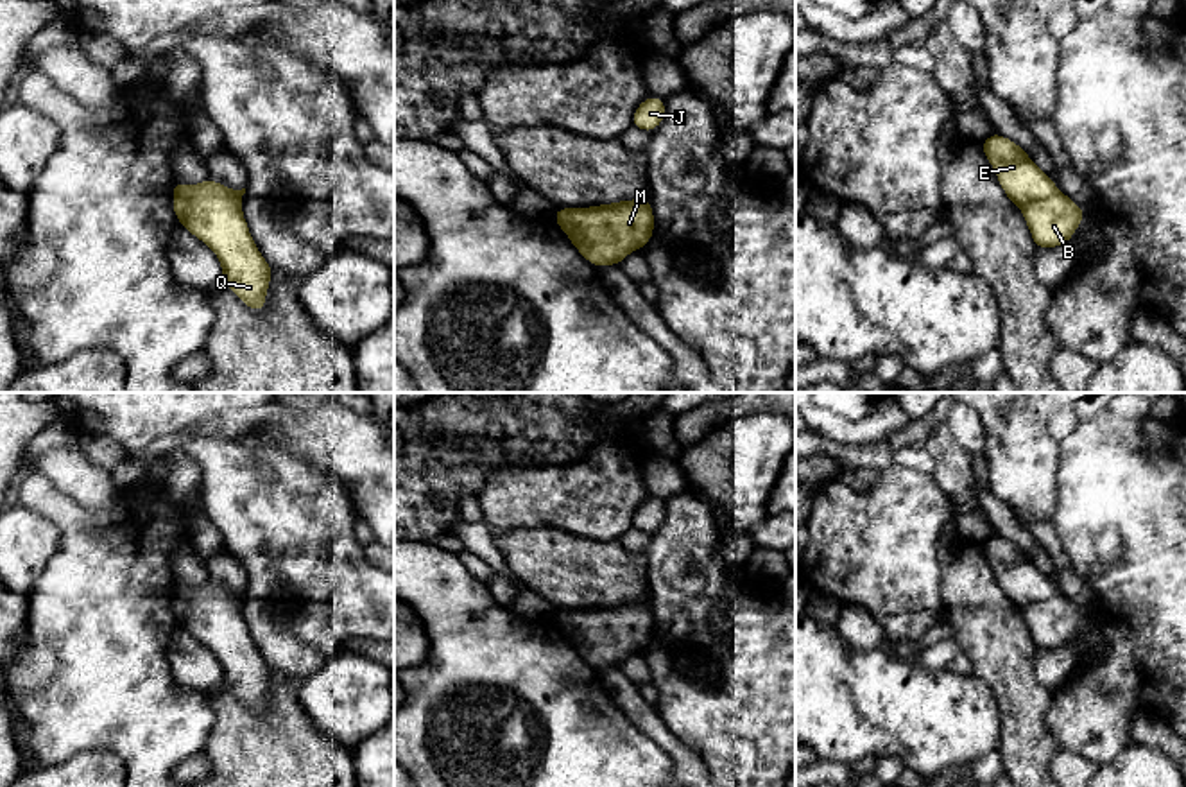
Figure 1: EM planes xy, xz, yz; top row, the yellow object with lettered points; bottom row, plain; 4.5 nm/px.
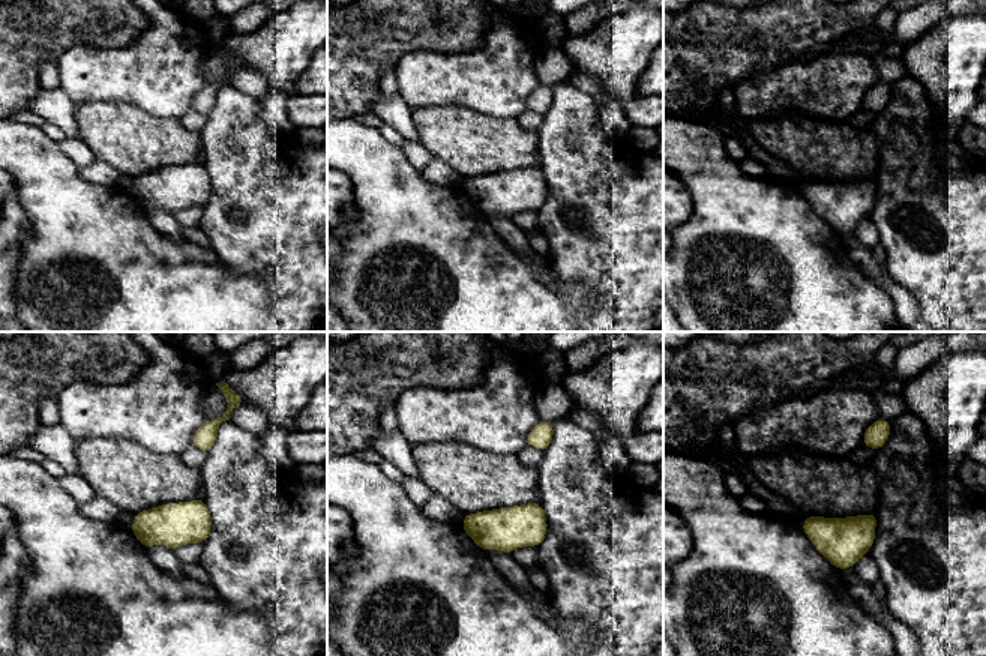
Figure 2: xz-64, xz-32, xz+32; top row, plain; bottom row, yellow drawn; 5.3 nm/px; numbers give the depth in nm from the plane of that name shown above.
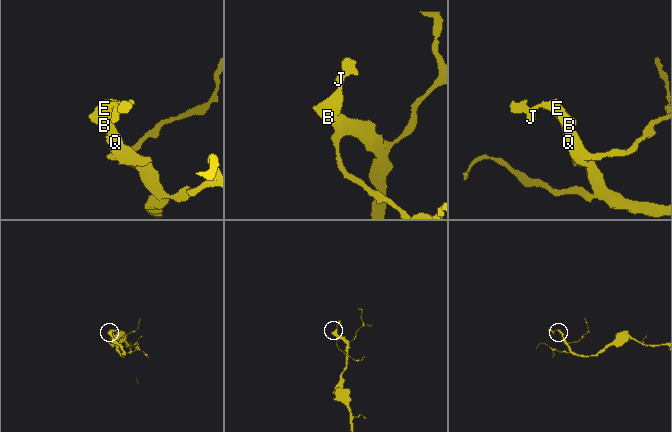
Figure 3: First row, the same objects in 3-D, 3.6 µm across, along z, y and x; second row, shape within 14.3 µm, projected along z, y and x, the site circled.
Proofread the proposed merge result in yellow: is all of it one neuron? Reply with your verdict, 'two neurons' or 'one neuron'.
one neuron

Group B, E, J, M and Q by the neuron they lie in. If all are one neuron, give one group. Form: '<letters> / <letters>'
B E J M Q

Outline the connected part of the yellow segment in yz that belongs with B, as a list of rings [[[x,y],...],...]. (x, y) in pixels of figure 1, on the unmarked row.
[[[993,534],[980,547],[1007,601],[1021,610],[1034,647],[1052,651],[1070,644],[1086,613],[1016,543]]]

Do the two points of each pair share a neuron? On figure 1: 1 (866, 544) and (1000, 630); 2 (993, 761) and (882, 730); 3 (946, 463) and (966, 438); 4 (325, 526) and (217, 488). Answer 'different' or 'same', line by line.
1: different
2: different
3: different
4: same

